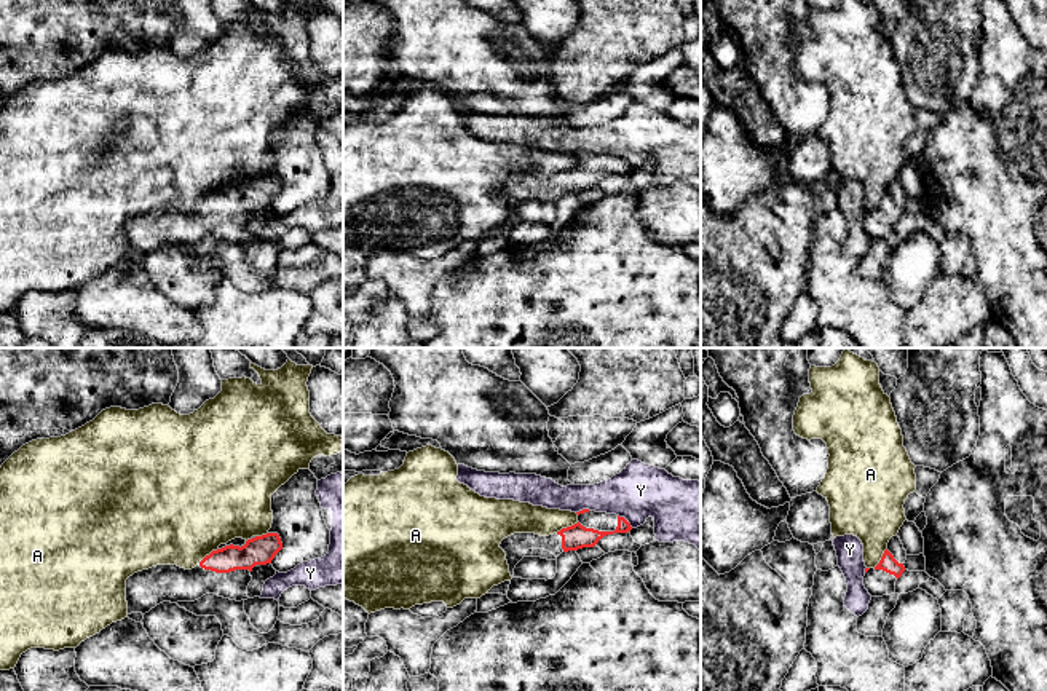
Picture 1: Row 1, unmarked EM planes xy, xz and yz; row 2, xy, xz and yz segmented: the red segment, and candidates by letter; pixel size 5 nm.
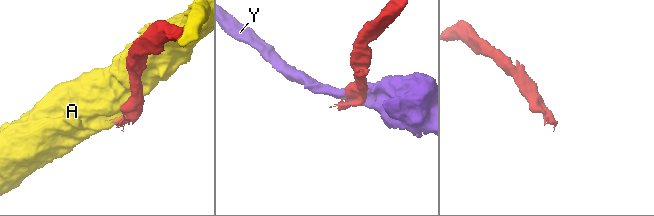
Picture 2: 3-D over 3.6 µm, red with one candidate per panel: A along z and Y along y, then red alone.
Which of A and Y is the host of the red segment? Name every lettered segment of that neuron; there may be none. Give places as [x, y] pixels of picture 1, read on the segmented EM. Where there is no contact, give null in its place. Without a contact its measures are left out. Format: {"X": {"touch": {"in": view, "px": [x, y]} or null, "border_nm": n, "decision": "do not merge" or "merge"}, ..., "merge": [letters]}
{"A": {"touch": {"in": "xz", "px": [567, 527]}, "border_nm": 130, "decision": "do not merge"}, "Y": {"touch": {"in": "xz", "px": [626, 521]}, "border_nm": 100, "decision": "do not merge"}, "merge": []}

